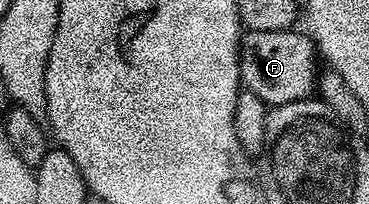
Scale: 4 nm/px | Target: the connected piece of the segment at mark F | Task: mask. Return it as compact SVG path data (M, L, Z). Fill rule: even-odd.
M295 28L282 31L245 32L240 39L240 80L243 88L264 101L265 105L281 105L291 101L300 101L303 97L313 96L318 85L318 50L315 41L307 32L296 33Z

